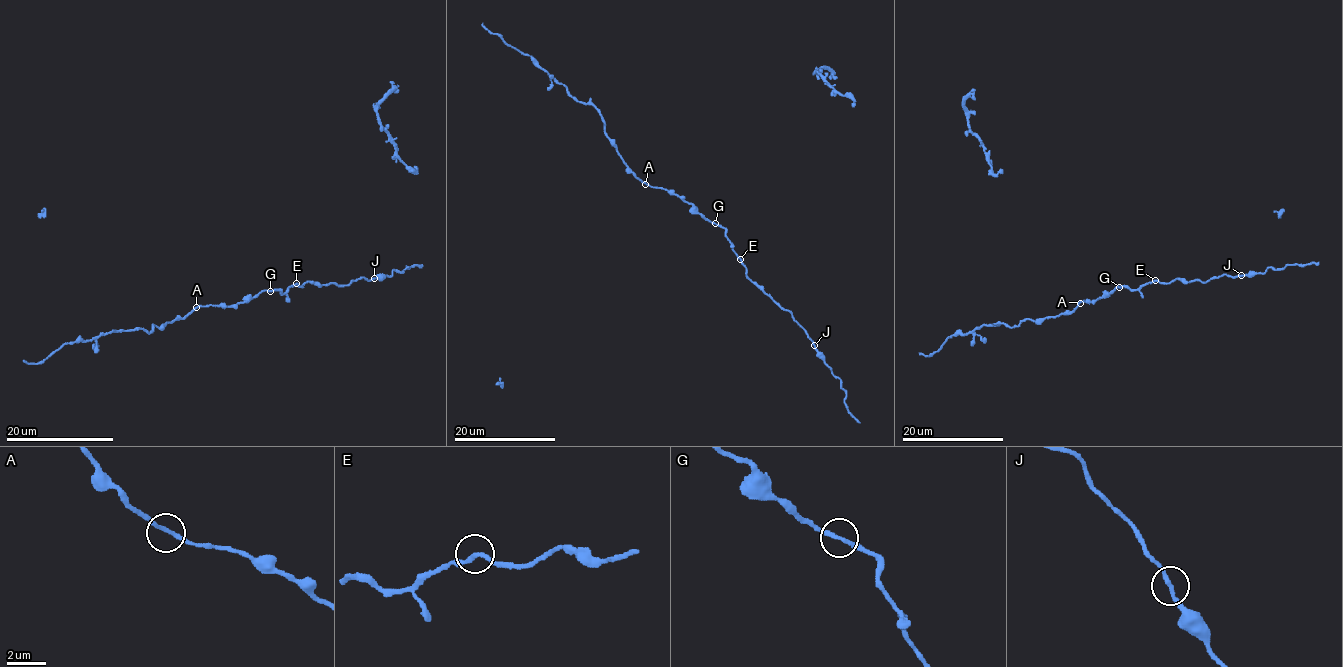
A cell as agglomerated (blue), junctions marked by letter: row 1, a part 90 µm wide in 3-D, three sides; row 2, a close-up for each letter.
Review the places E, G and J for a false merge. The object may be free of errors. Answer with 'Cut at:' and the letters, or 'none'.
Cut at: none

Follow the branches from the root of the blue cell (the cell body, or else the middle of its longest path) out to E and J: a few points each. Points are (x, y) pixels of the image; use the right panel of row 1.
E: (1118, 286), (1138, 289), (1155, 280)
J: (1118, 286), (1138, 289), (1155, 281), (1171, 282), (1175, 279), (1207, 281), (1223, 275), (1241, 275)

